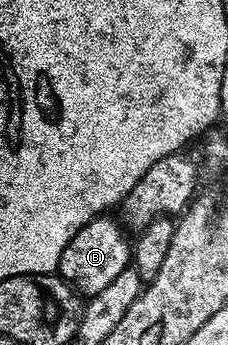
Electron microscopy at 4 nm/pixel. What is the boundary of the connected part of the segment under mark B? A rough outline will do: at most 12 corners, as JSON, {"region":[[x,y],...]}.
{"region":[[115,216],[81,227],[58,275],[81,295],[129,268],[130,241]]}

